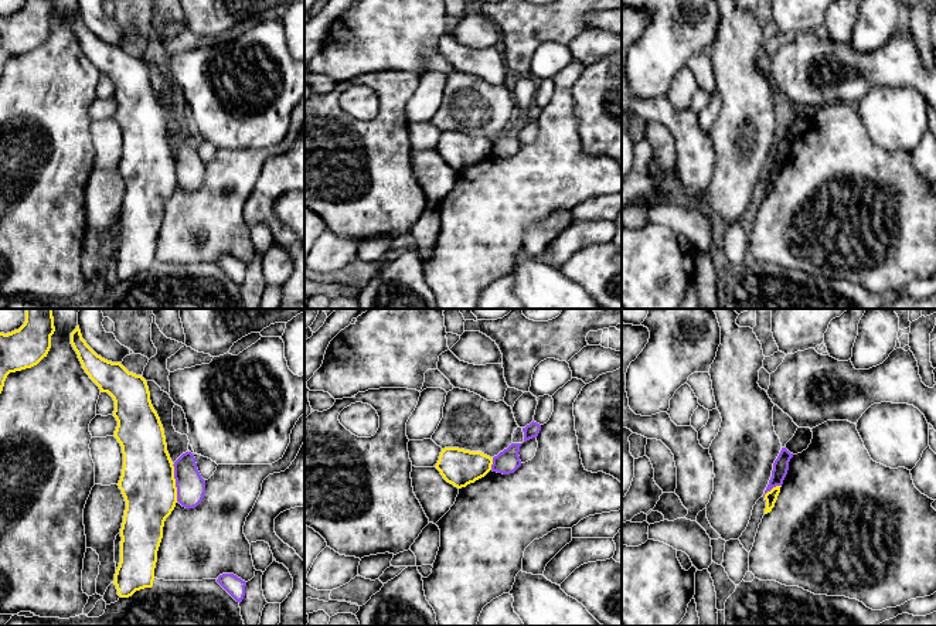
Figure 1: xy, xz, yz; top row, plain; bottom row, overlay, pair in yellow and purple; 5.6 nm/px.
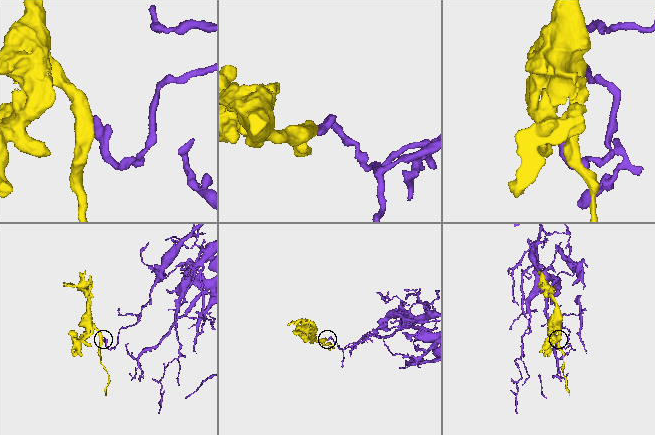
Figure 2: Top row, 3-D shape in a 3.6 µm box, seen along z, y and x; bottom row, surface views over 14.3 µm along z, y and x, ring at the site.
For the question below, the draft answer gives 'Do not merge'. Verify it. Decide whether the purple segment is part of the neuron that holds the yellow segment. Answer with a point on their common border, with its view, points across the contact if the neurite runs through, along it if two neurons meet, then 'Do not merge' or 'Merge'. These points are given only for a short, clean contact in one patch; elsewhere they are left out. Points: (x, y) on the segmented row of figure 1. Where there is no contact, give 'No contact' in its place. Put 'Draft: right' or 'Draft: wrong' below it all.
Touches yellow at xy (174, 483). Boundary: xy (172, 465), (177, 500). Do not merge
Draft: right

